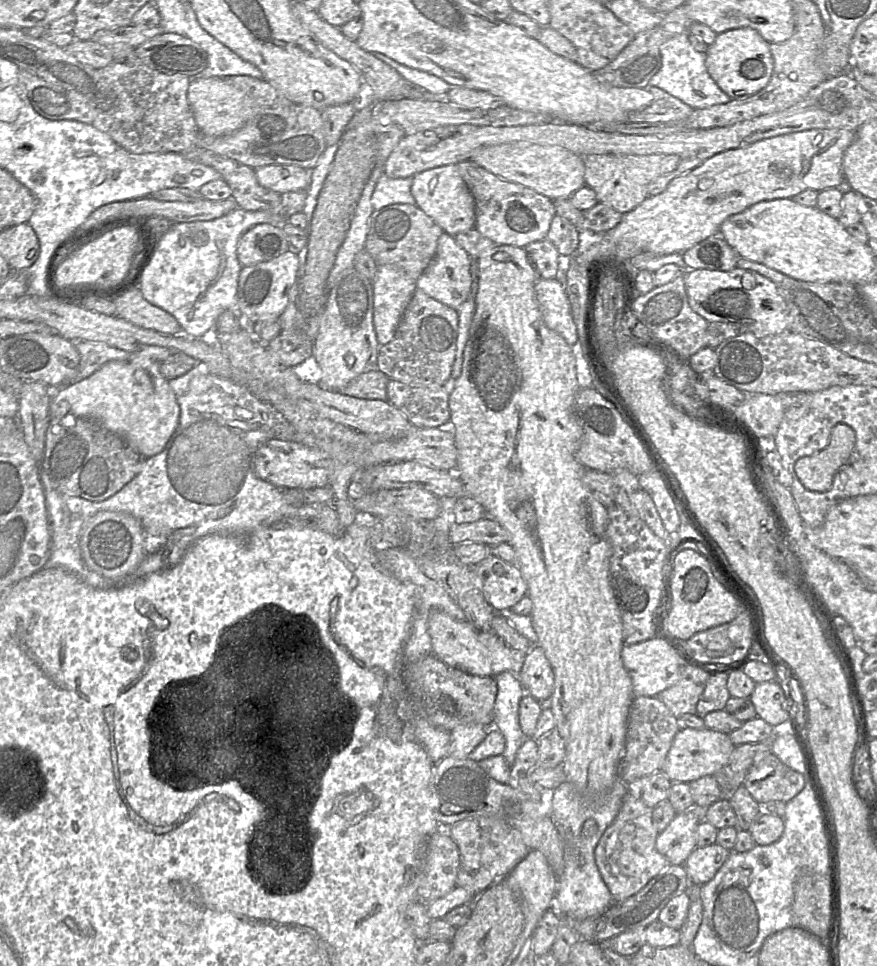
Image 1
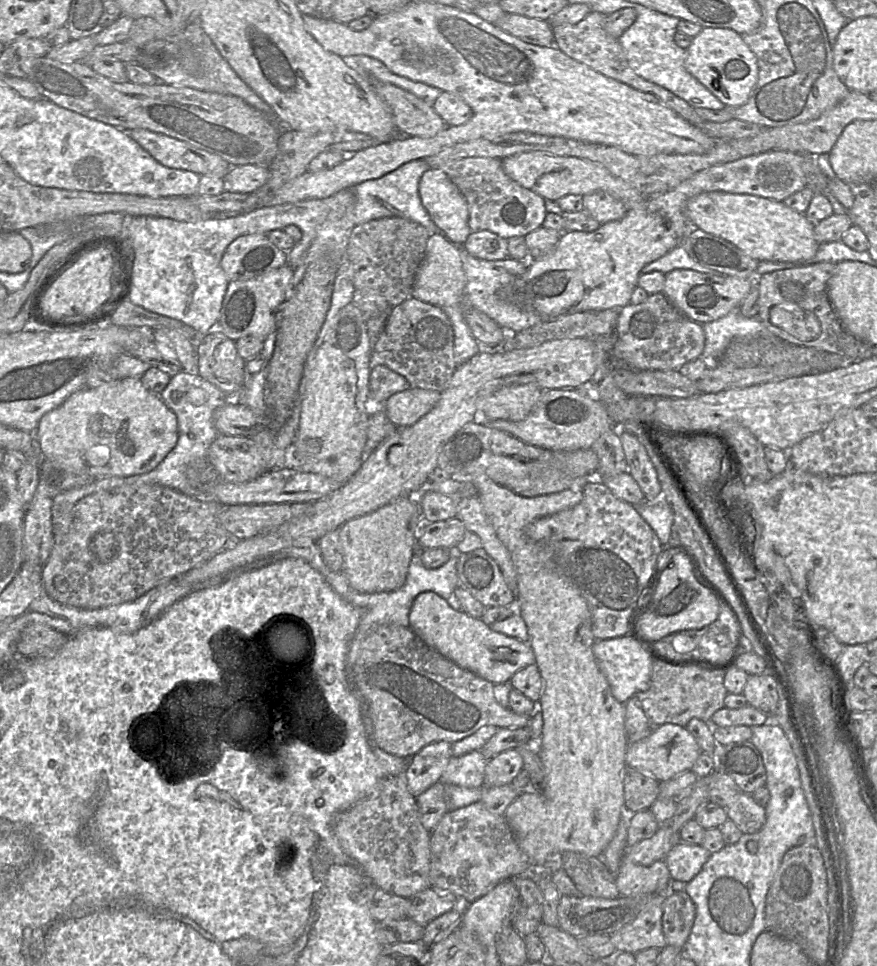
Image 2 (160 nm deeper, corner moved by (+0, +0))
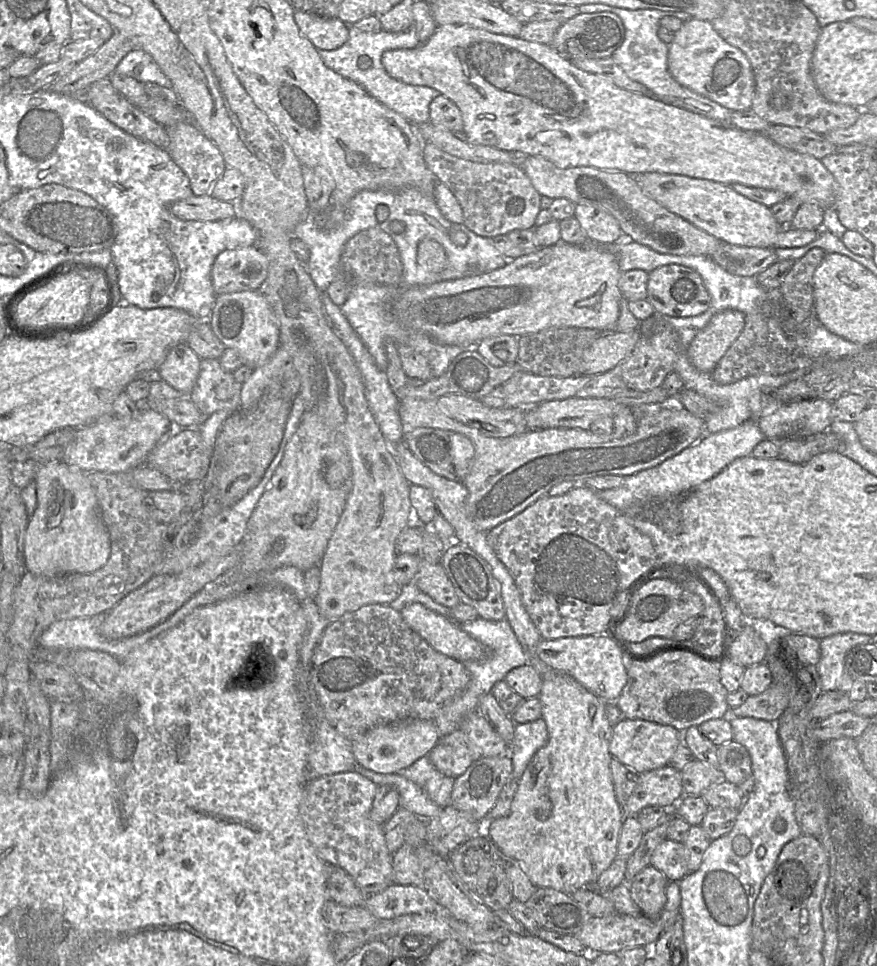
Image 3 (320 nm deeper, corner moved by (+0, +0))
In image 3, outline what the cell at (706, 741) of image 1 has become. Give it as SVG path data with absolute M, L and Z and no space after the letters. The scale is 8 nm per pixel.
M625 718L613 726L609 751L612 757L626 767L634 769L639 775L669 765L681 743L683 743L682 733L671 726Z

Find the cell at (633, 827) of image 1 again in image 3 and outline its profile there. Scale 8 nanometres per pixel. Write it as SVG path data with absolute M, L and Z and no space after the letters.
M649 865L630 881L631 899L649 919L659 918L666 903L666 887L670 881L655 867Z

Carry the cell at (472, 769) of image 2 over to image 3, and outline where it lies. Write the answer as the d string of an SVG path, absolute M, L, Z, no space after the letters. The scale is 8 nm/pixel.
M428 756L418 759L398 774L419 785L429 798L441 808L451 805L454 778L440 772Z

